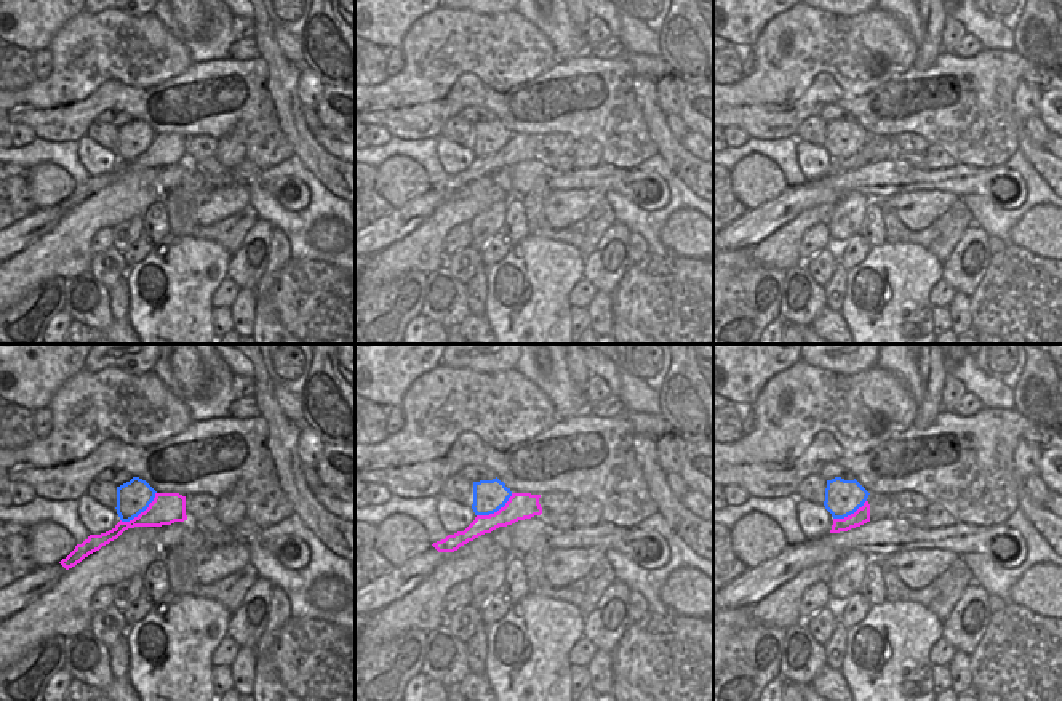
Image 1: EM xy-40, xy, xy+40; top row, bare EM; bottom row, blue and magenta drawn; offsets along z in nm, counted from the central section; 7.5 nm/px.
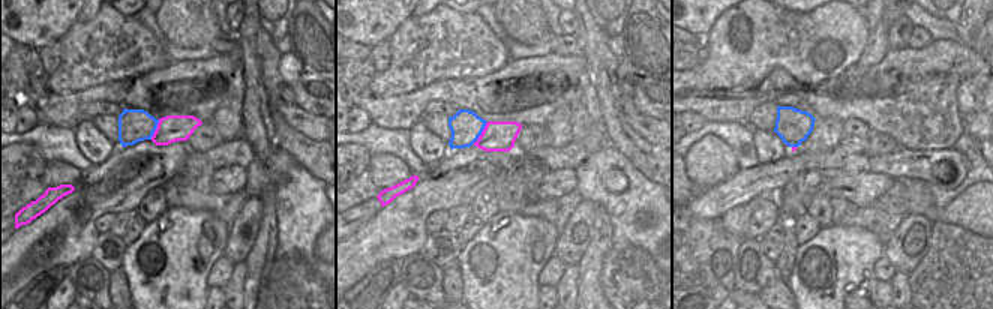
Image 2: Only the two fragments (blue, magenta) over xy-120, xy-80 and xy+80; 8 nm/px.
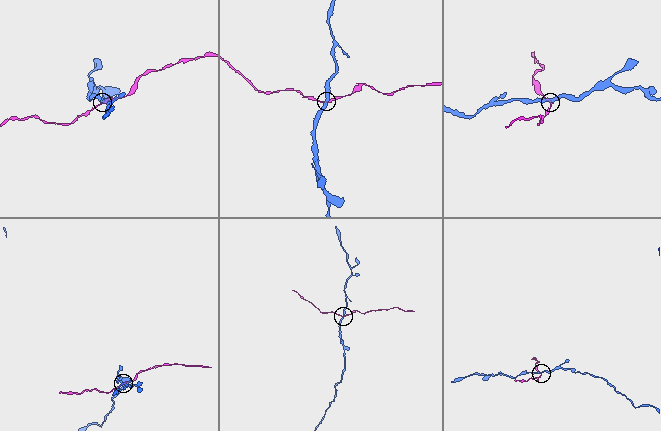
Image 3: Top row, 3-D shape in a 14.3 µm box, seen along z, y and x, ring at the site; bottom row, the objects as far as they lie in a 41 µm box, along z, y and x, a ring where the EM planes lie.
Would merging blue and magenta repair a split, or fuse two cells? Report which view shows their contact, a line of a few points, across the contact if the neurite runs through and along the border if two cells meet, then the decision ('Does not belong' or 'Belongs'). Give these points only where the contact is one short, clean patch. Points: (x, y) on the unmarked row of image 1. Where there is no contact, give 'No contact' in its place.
Touches blue in xy-40. Does not belong

